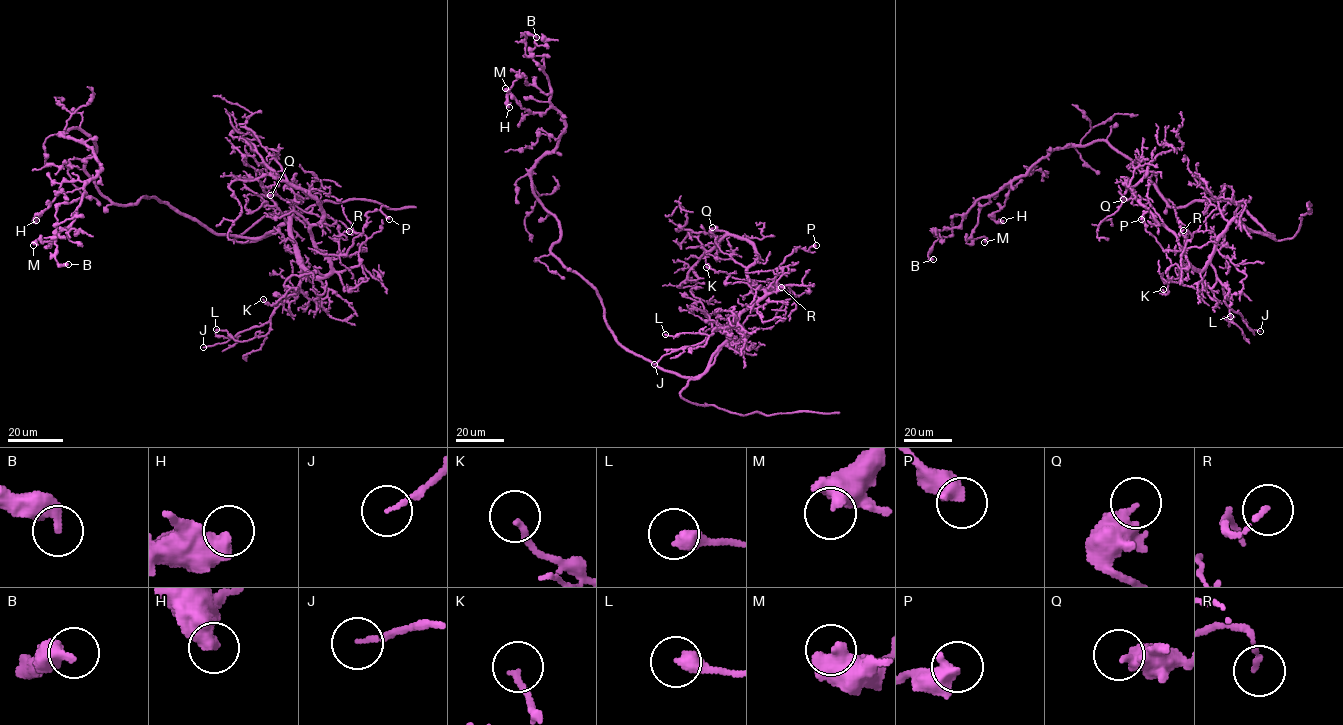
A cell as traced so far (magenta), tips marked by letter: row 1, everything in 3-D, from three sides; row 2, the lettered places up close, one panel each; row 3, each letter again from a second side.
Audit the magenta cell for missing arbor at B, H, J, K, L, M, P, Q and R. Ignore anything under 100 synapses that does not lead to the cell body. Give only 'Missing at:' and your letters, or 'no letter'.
Missing at: no letter

